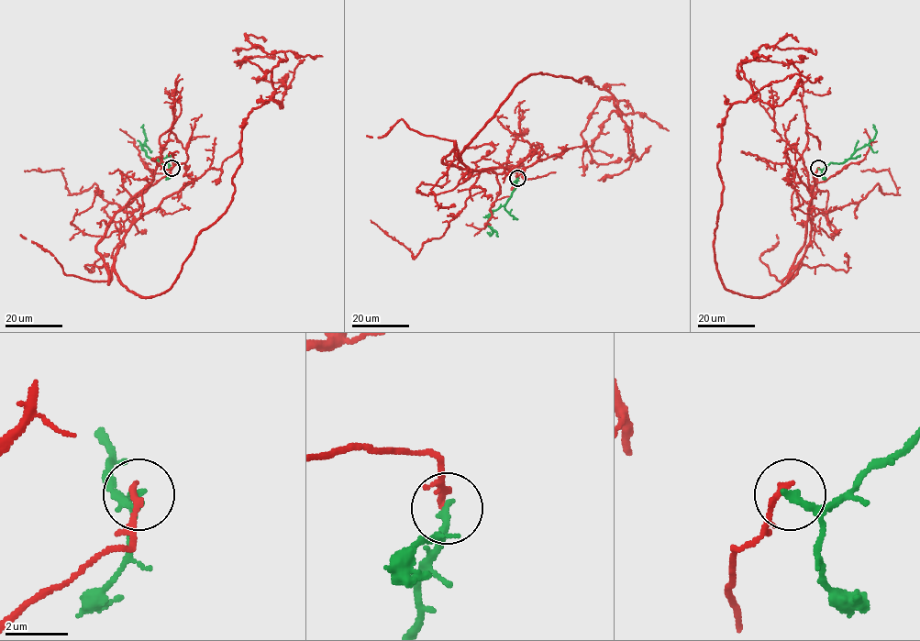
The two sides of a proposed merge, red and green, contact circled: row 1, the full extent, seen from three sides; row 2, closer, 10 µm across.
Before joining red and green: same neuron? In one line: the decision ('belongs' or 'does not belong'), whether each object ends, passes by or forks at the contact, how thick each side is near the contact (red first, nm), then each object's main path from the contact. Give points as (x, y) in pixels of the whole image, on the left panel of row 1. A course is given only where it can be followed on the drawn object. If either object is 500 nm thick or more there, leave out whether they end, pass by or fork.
does not belong; red ends; green ends; calibres 200 and 260 nm; course red (171, 168), (96, 246), (108, 283), (113, 269), (142, 296), (230, 204), (244, 120), (287, 59), (237, 49); course green (171, 169), (167, 162), (161, 163), (148, 156), (141, 149), (146, 138), (143, 125)

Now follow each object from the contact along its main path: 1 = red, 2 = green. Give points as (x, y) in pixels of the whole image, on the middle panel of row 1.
1: (517, 178), (442, 160), (538, 73), (587, 76), (632, 110), (613, 110), (582, 174)
2: (517, 178), (512, 196), (489, 216), (488, 226), (493, 233), (490, 235), (489, 232)

